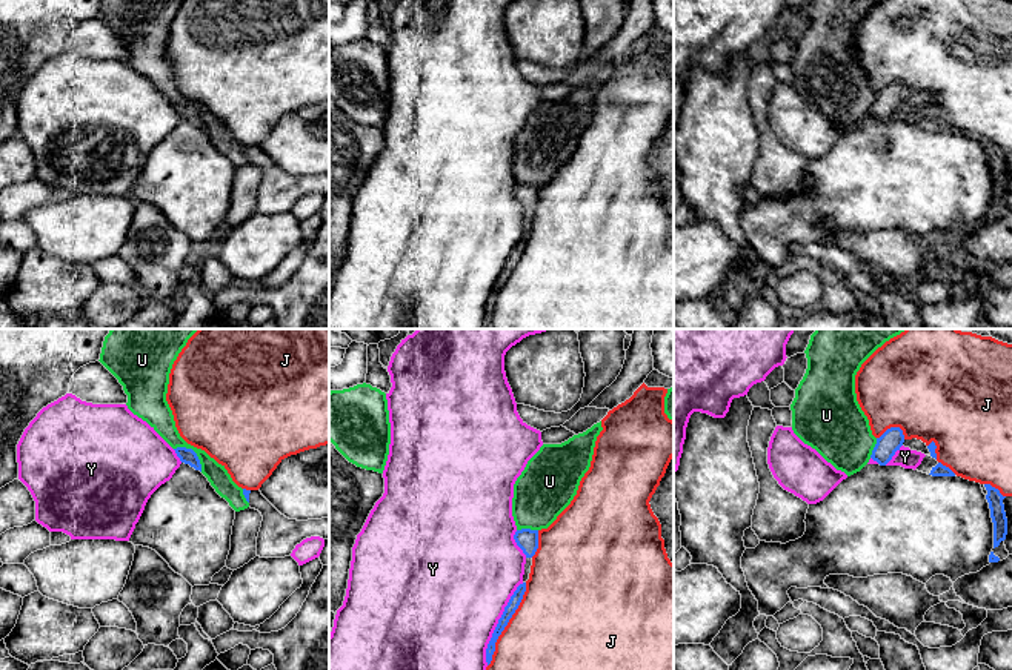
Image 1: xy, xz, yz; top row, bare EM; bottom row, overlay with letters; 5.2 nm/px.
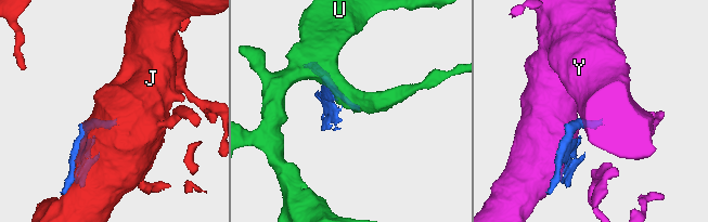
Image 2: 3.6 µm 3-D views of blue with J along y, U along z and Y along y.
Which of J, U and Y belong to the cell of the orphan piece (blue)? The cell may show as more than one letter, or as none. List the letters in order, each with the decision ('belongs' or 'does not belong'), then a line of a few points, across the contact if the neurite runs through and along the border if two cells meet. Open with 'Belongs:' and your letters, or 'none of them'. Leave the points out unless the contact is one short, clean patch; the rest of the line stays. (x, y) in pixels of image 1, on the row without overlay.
Belongs: none of them
J: does not belong
U: does not belong
Y: does not belong

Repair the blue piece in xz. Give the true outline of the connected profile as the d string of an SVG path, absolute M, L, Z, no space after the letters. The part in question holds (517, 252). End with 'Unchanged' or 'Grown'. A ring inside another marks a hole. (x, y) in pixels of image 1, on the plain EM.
M523 238L517 243L517 246L511 252L508 261L504 263L504 267L503 267L501 274L498 275L498 280L497 280L497 283L492 289L492 294L488 300L488 304L486 304L486 318L488 318L488 321L491 320L492 310L495 307L495 298L497 298L498 292L501 290L501 287L504 286L504 283L508 281L512 270L515 269L515 266L518 264L524 247L526 247L526 238Z. Unchanged

